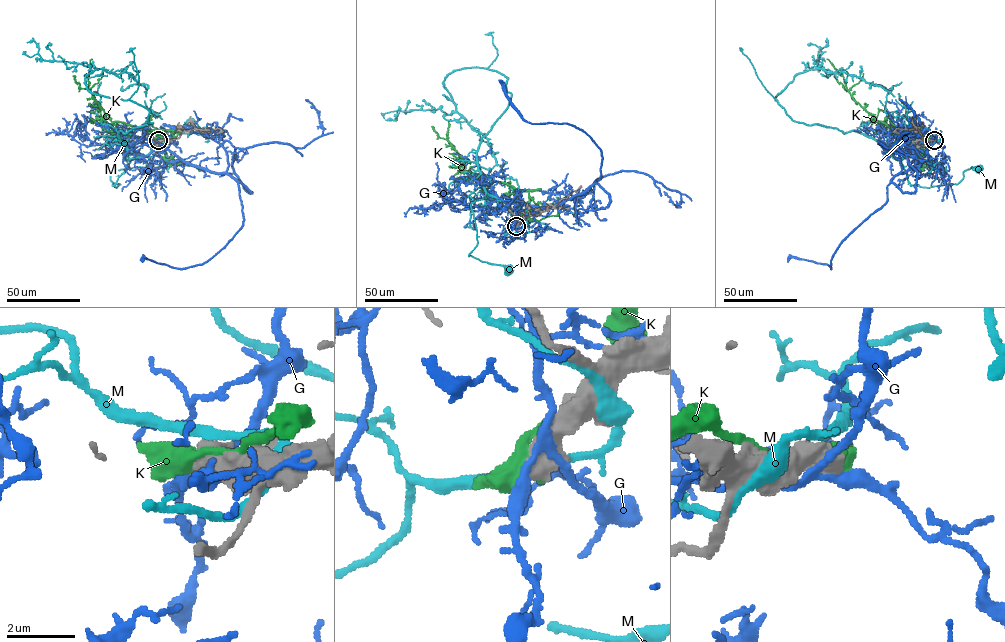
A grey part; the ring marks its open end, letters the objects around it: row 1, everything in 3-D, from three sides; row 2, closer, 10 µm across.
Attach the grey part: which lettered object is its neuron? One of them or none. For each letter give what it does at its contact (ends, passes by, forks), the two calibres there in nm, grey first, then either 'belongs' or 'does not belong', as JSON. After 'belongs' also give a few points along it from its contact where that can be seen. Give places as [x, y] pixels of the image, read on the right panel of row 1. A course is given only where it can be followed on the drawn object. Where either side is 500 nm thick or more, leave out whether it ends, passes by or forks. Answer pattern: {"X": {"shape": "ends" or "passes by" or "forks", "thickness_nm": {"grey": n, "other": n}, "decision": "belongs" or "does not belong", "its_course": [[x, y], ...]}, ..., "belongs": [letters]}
{"G": {"thickness_nm": {"grey": 900, "other": 200}, "decision": "does not belong"}, "K": {"thickness_nm": {"grey": 650, "other": 240}, "decision": "does not belong"}, "M": {"thickness_nm": {"grey": 750, "other": 280}, "decision": "does not belong"}, "belongs": []}

